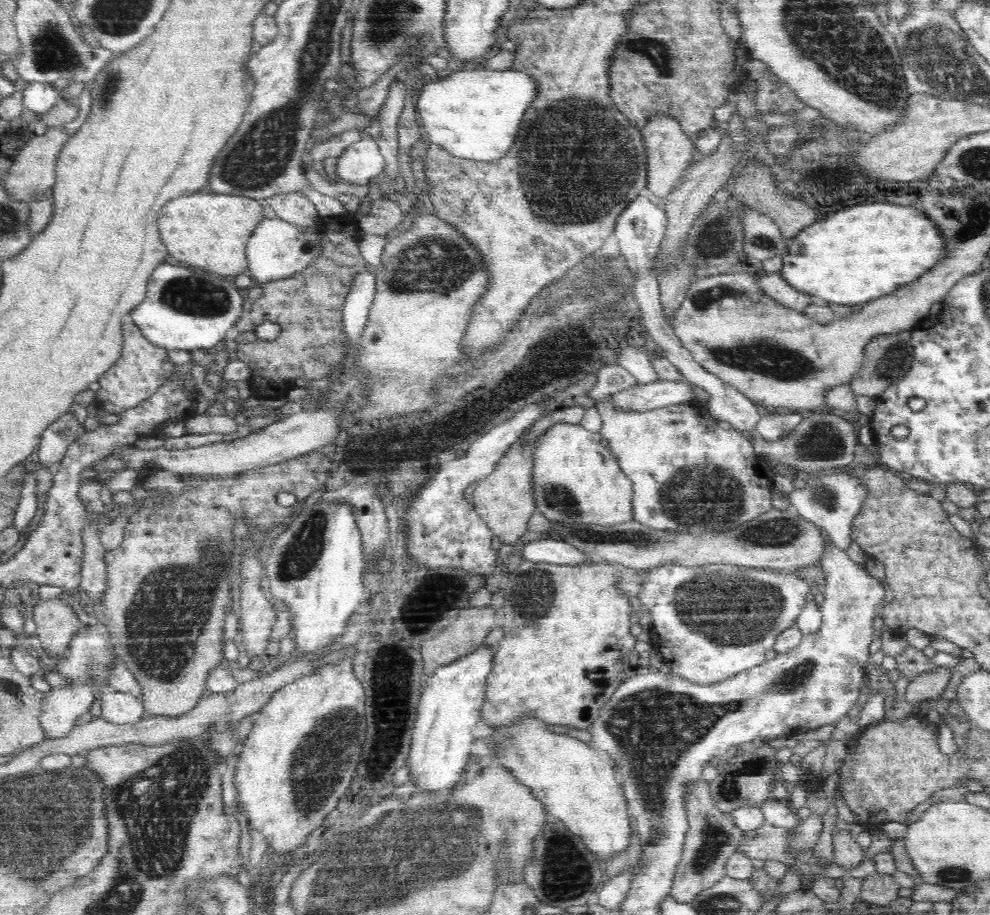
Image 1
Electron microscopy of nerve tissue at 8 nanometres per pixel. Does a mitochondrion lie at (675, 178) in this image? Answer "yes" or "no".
no

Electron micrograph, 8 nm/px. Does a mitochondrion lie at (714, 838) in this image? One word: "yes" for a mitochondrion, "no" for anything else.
yes

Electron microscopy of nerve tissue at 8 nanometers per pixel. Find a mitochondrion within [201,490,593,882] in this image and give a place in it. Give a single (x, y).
(317, 766)

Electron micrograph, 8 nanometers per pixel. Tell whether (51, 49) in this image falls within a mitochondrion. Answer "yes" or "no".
yes

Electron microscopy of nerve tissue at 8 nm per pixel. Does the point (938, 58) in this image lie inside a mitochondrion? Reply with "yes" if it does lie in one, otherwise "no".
yes

